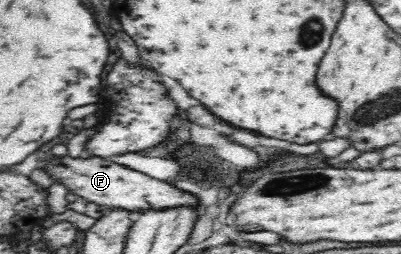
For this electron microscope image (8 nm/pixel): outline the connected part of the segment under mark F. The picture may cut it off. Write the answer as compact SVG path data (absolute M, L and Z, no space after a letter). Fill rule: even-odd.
M83 154L78 157L48 155L44 170L53 183L64 185L70 193L79 195L87 201L98 205L121 207L128 211L144 211L144 209L170 209L180 205L198 205L200 201L195 194L178 190L168 182L154 179L144 173L130 170L117 163L98 156L88 157Z

